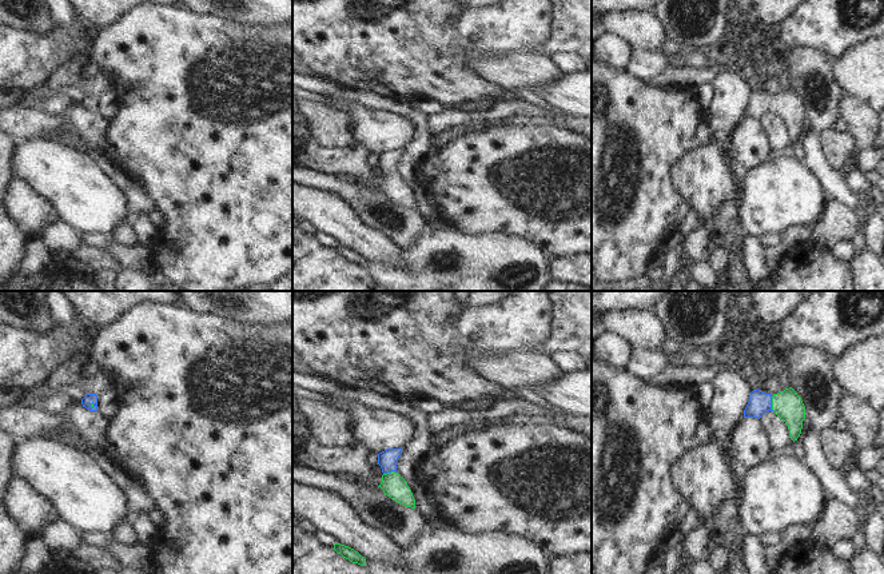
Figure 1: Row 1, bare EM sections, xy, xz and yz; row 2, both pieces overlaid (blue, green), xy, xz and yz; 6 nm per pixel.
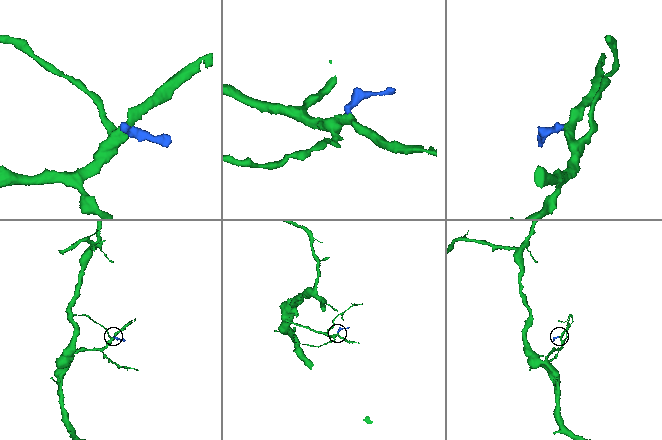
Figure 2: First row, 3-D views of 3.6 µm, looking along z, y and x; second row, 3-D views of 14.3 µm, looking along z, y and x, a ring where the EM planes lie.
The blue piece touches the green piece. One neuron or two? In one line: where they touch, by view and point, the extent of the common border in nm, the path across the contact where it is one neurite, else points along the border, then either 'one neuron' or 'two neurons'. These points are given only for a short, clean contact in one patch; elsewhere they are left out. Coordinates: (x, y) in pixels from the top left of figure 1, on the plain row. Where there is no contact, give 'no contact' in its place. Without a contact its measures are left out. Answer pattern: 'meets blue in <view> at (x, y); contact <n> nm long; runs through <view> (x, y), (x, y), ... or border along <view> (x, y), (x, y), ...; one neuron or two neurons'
meets blue in yz at (771, 104); contact 100 nm long; runs through yz (759, 104), (771, 104), (787, 106); one neuron

